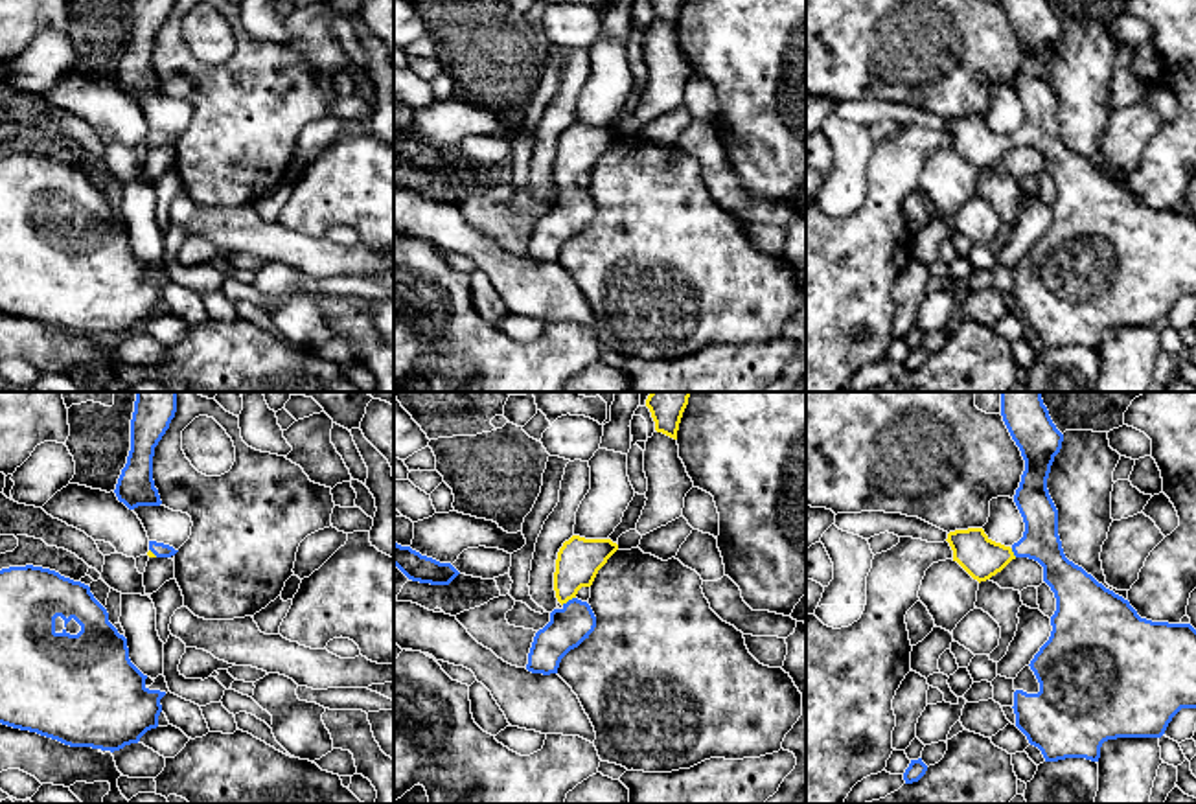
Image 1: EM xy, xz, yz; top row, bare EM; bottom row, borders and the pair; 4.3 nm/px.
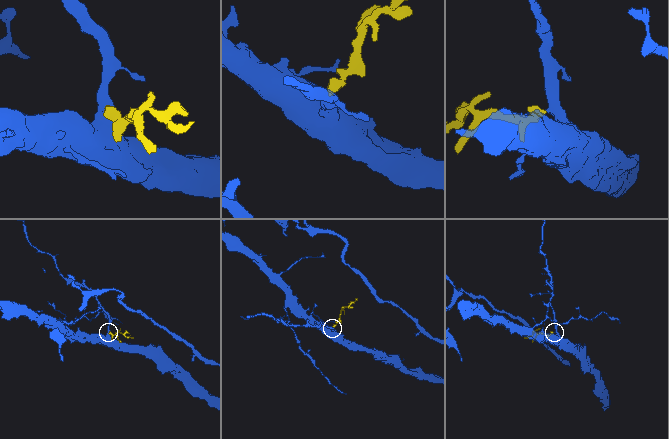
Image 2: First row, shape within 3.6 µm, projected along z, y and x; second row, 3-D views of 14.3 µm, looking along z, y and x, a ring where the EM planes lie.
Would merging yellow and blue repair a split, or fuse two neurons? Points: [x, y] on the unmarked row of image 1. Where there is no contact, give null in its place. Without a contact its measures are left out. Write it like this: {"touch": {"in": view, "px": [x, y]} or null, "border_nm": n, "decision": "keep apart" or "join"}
{"touch": {"in": "xz", "px": [567, 188]}, "border_nm": 70, "decision": "join"}

